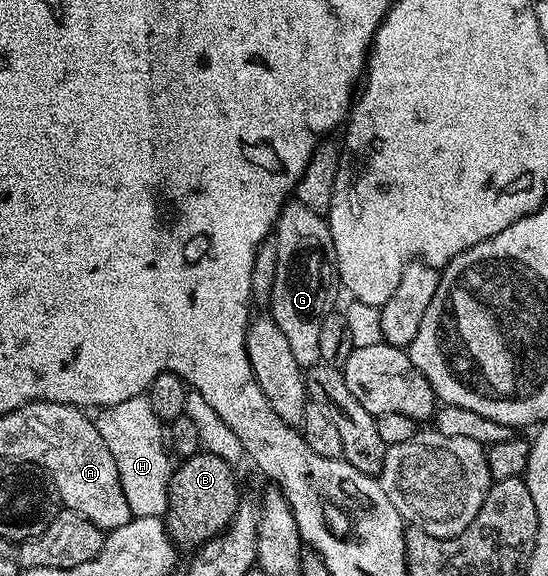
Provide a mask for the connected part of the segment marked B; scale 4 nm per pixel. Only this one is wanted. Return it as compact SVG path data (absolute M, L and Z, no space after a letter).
M204 450L186 456L174 467L169 483L169 510L163 519L178 549L196 550L215 538L231 522L239 503L234 465Z

